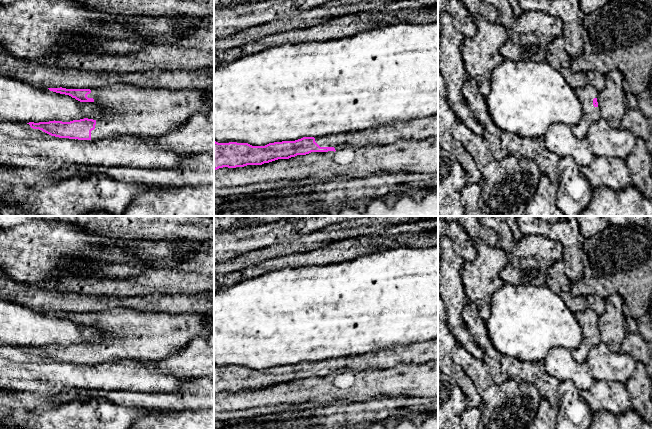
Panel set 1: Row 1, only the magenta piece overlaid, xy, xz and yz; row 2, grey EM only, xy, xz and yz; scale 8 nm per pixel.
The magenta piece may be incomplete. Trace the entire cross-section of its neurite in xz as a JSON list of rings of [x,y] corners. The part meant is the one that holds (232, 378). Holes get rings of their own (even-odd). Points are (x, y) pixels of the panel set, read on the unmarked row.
[[[438,338],[395,348],[371,351],[365,354],[303,361],[295,365],[252,370],[248,367],[218,367],[214,365],[214,394],[228,391],[262,389],[278,383],[289,383],[311,376],[337,375],[346,369],[391,368],[400,364],[423,364],[438,359]]]

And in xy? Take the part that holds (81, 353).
[[[111,308],[92,313],[48,312],[80,326],[95,326],[109,337],[97,344],[29,346],[33,353],[78,364],[162,360],[183,350],[197,337],[208,337],[211,326],[203,313],[169,314]]]

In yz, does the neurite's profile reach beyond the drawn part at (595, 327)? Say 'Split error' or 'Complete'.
Split error

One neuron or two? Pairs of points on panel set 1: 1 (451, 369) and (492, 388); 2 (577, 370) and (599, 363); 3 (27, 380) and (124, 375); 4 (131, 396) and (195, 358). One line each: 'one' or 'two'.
1: two
2: two
3: one
4: two

